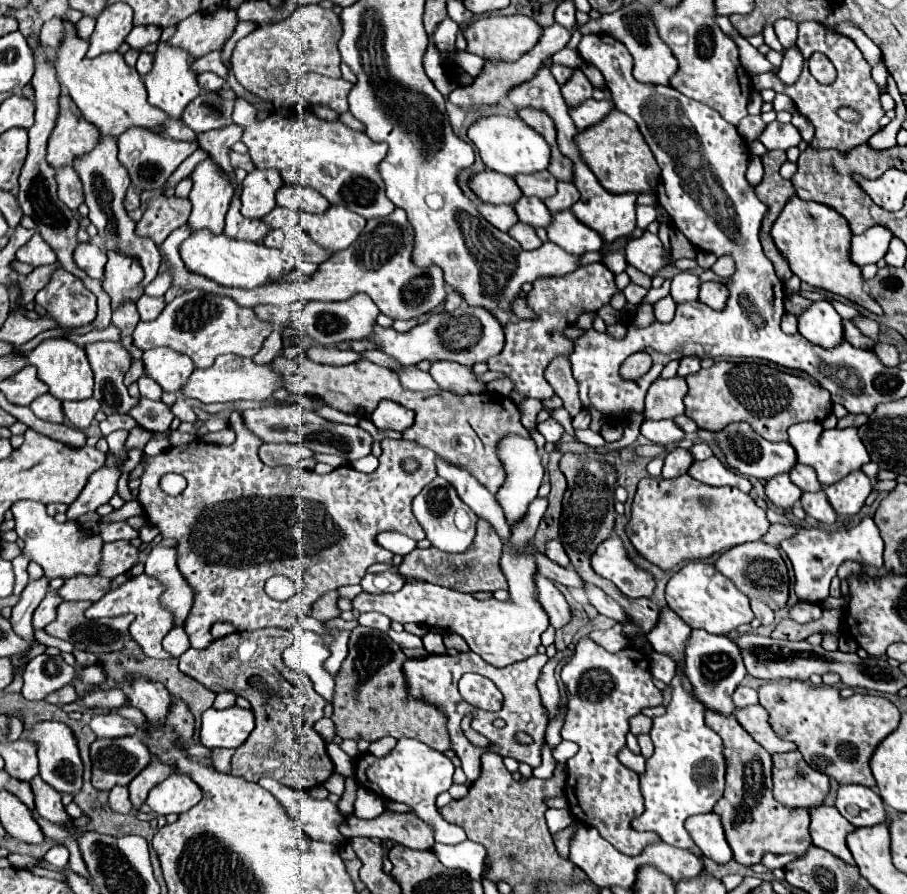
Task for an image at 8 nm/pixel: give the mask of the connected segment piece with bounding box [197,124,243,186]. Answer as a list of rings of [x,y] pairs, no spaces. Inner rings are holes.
[[[231,124],[227,128],[221,128],[221,130],[209,130],[209,132],[203,132],[203,134],[197,134],[197,142],[203,150],[209,152],[209,156],[213,160],[217,160],[217,164],[227,170],[231,174],[231,180],[233,180],[233,186],[235,186],[235,174],[233,174],[233,166],[229,164],[229,156],[227,156],[227,150],[237,142],[241,140],[241,126],[237,124]]]

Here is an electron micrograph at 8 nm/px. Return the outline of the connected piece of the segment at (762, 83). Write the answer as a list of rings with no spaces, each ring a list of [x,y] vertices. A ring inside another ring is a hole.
[[[803,22],[799,24],[799,38],[797,38],[797,48],[801,50],[803,58],[807,60],[813,52],[823,52],[837,68],[837,80],[829,86],[823,86],[819,84],[809,68],[807,68],[807,62],[803,66],[803,74],[799,76],[799,80],[793,84],[793,86],[783,86],[783,82],[773,76],[773,74],[759,74],[759,76],[753,76],[753,86],[757,90],[765,90],[765,88],[773,88],[775,92],[783,92],[787,94],[797,110],[815,126],[815,138],[811,142],[811,146],[815,148],[837,148],[837,150],[851,150],[853,146],[859,146],[863,142],[867,142],[881,126],[879,126],[879,118],[883,116],[883,108],[881,108],[881,102],[879,102],[879,94],[883,94],[885,90],[881,90],[873,78],[871,78],[871,66],[867,64],[867,60],[863,58],[861,50],[853,44],[853,40],[845,38],[843,34],[837,34],[837,32],[829,32],[825,30],[821,24],[815,24],[815,22]],[[839,108],[853,108],[861,118],[859,122],[847,122],[847,120],[841,120],[837,110]]]

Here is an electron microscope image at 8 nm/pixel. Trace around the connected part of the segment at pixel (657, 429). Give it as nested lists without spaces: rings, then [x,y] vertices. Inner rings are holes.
[[[645,420],[641,424],[641,434],[661,446],[677,444],[685,438],[685,432],[673,420]]]

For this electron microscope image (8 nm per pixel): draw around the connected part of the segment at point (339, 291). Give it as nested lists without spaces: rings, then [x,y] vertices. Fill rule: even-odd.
[[[395,208],[389,216],[383,218],[373,218],[367,220],[365,230],[349,246],[347,250],[341,250],[333,254],[327,262],[319,266],[319,270],[311,276],[307,282],[281,282],[281,284],[271,284],[271,286],[261,286],[257,290],[233,290],[215,284],[213,280],[193,274],[187,270],[179,256],[179,246],[185,238],[189,238],[189,228],[181,226],[169,238],[161,244],[161,260],[165,264],[165,270],[171,274],[171,286],[179,288],[181,292],[189,290],[201,290],[207,294],[217,294],[217,296],[229,296],[233,298],[239,306],[251,306],[255,308],[257,304],[273,304],[273,306],[285,306],[297,300],[311,302],[311,300],[347,300],[357,292],[365,292],[371,296],[371,300],[379,306],[379,310],[391,318],[401,318],[409,320],[419,314],[427,314],[439,304],[445,302],[445,282],[443,282],[443,270],[439,266],[429,266],[421,270],[419,266],[413,266],[413,226],[409,226],[407,214],[401,208]]]

